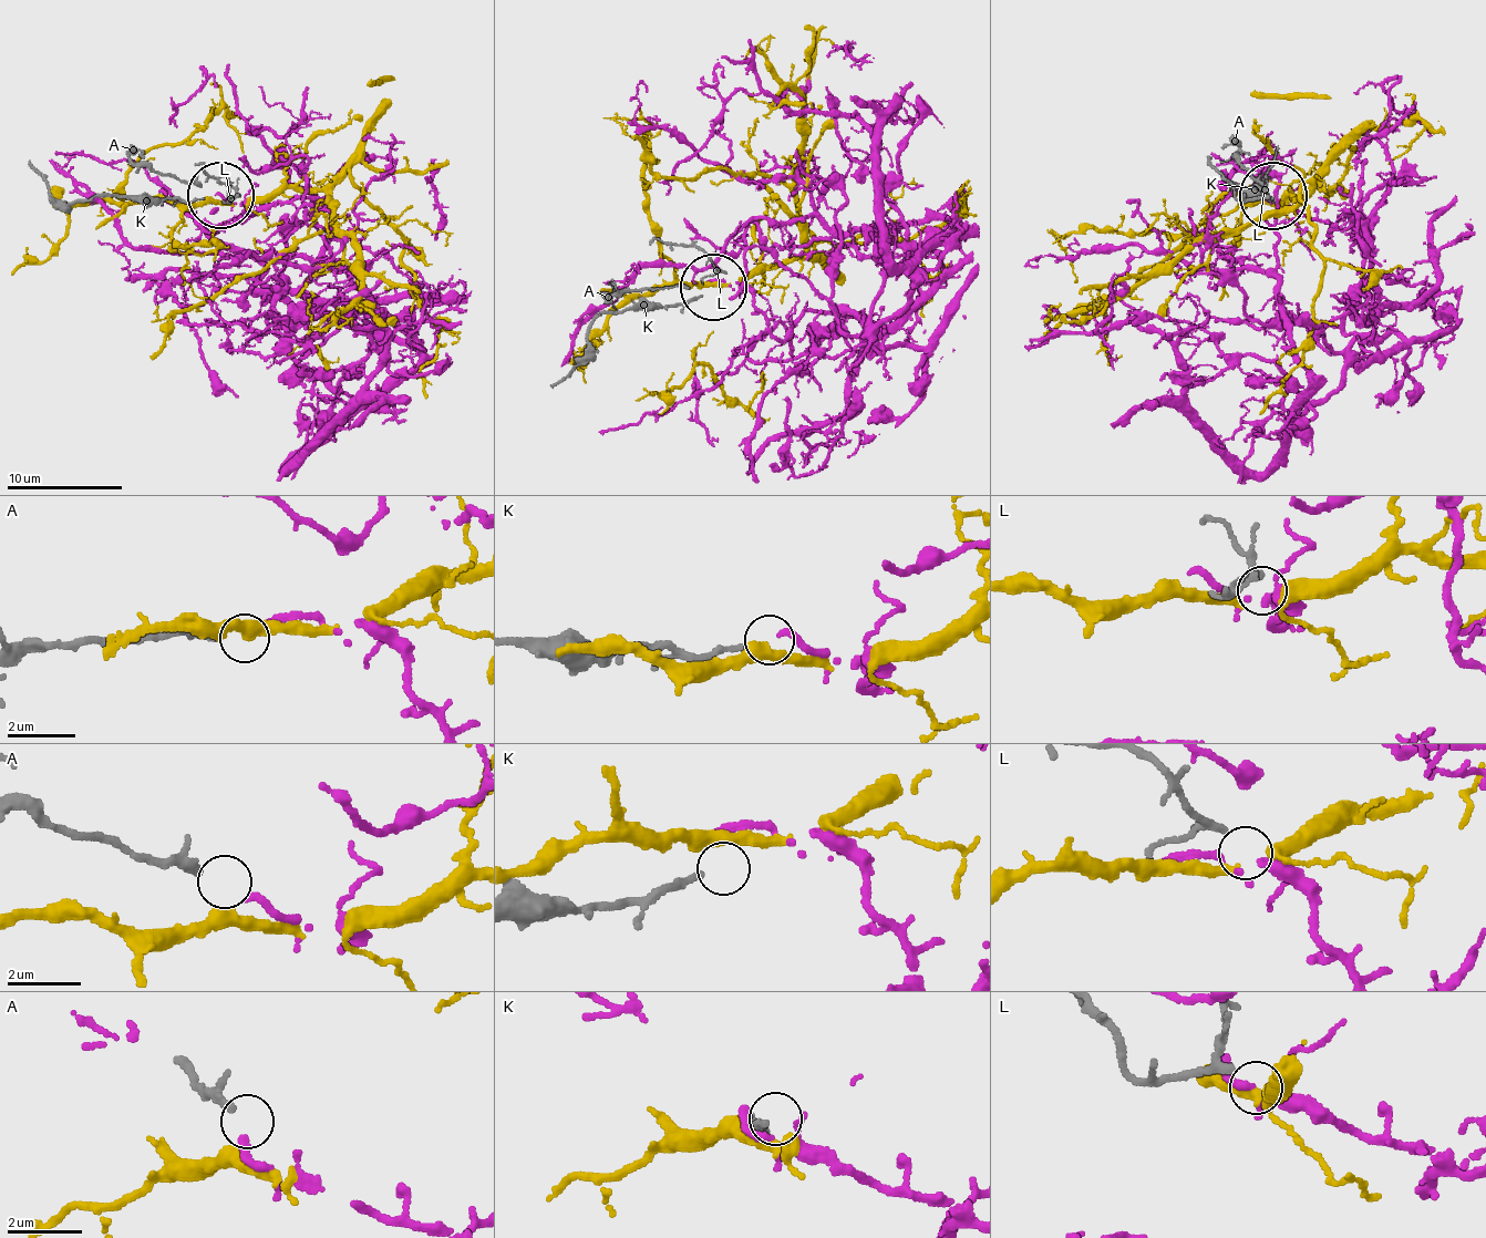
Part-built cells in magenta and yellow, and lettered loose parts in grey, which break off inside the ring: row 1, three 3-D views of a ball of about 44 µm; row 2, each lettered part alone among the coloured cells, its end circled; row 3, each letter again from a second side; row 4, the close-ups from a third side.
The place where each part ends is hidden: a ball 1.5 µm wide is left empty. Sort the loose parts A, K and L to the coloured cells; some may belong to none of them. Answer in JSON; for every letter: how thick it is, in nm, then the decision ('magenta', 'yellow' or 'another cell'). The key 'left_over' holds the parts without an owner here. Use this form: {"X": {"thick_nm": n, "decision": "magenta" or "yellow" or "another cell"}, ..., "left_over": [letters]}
{"A": {"thick_nm": 190, "decision": "magenta"}, "K": {"thick_nm": 170, "decision": "another cell"}, "L": {"thick_nm": 150, "decision": "yellow"}, "left_over": ["K"]}

